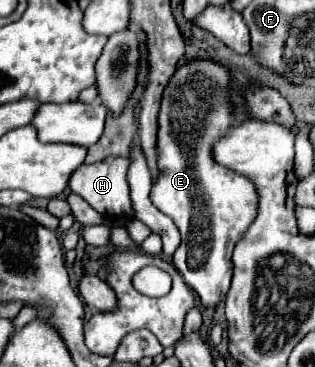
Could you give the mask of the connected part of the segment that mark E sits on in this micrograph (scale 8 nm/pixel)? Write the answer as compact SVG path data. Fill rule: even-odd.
M190 59L170 77L158 113L158 177L150 199L180 229L182 243L174 253L174 265L206 307L226 297L234 269L232 251L258 215L258 191L252 179L218 165L212 157L214 143L236 121L230 85L232 73L222 63Z

